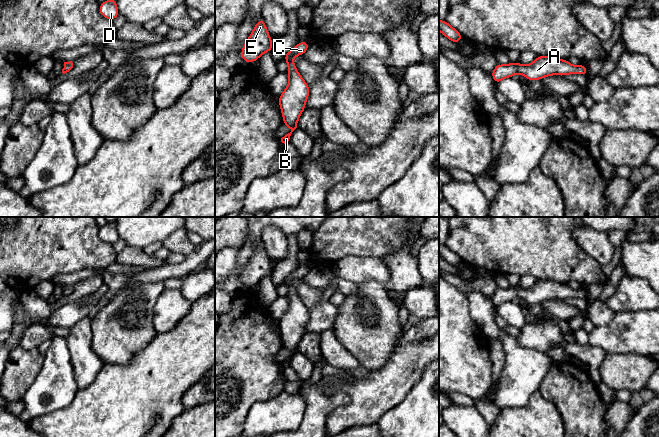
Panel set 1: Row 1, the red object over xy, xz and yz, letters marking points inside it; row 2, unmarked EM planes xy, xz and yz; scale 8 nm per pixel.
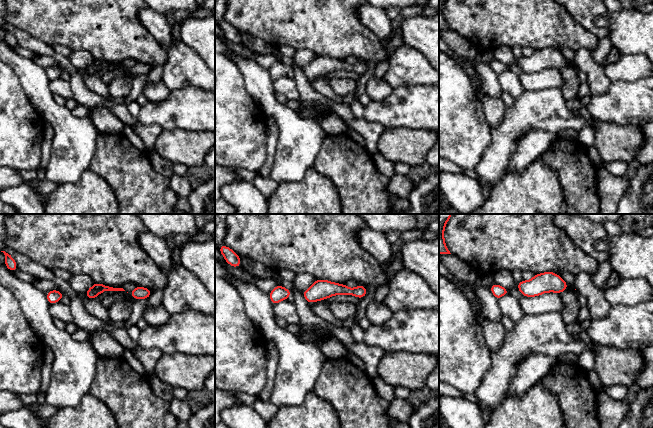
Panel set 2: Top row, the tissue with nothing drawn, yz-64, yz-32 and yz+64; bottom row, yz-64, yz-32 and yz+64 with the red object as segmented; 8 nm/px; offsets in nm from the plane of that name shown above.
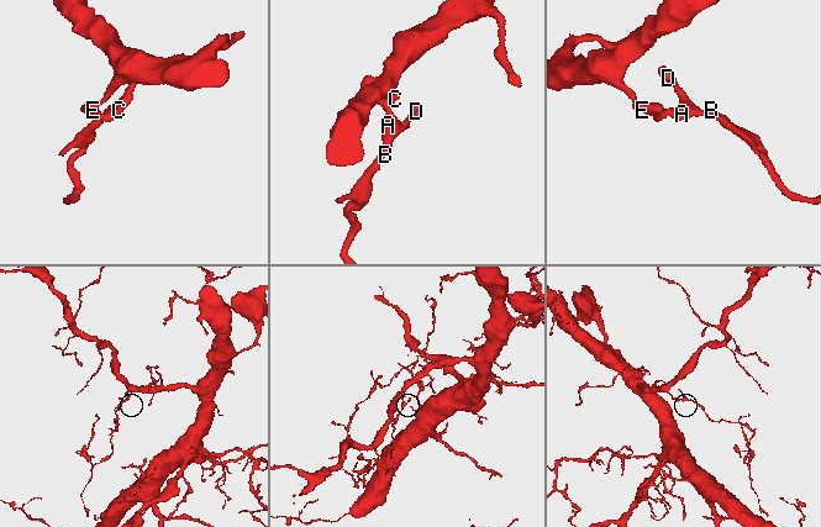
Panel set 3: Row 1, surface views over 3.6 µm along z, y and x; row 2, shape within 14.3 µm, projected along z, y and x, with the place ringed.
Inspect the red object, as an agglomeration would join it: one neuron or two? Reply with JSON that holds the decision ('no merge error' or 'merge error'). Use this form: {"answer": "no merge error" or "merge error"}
{"answer": "no merge error"}

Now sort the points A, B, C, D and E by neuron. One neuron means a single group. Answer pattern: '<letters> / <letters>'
A B C D E

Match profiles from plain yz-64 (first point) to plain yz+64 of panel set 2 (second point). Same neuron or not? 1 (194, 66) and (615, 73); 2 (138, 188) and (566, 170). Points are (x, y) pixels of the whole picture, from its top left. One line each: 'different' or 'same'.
1: same
2: same

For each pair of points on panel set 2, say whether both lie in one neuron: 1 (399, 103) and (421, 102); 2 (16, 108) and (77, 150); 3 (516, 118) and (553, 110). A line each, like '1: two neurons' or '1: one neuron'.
1: one neuron
2: two neurons
3: one neuron

